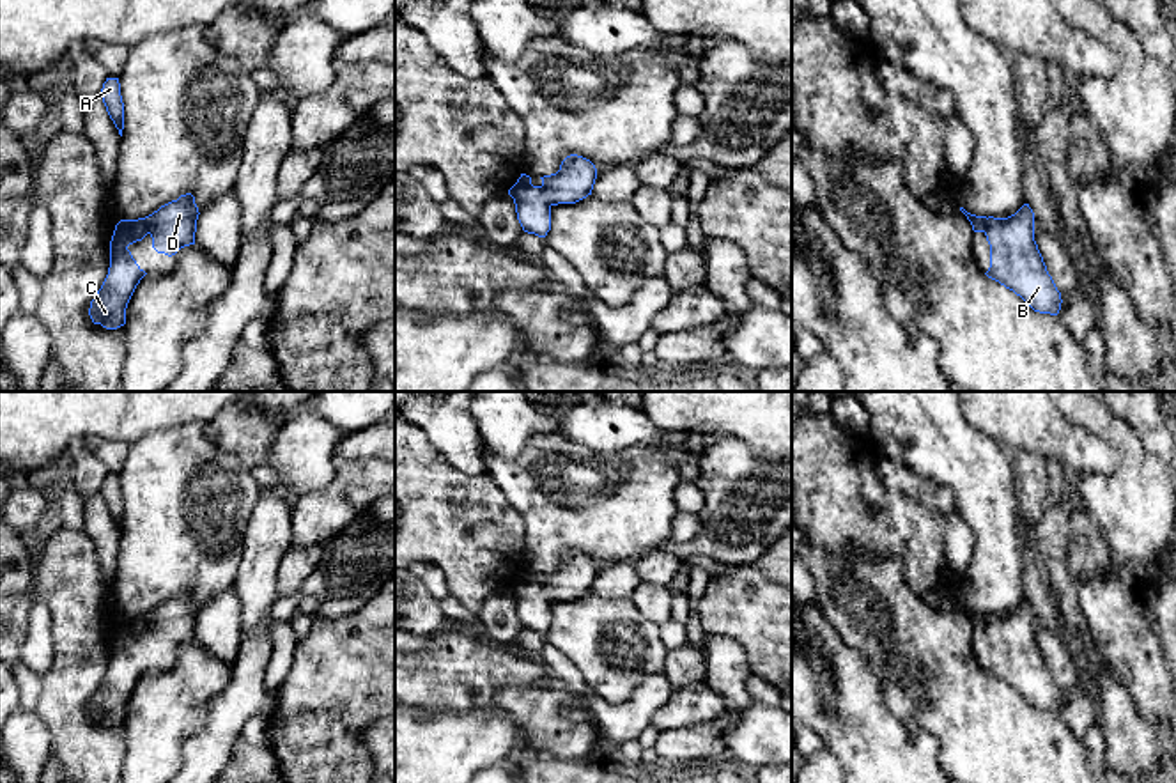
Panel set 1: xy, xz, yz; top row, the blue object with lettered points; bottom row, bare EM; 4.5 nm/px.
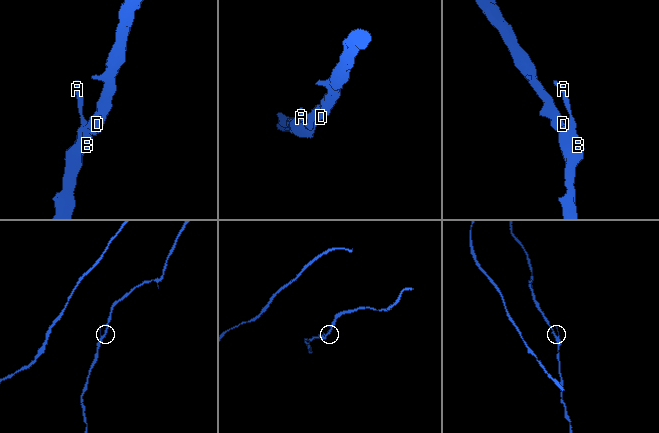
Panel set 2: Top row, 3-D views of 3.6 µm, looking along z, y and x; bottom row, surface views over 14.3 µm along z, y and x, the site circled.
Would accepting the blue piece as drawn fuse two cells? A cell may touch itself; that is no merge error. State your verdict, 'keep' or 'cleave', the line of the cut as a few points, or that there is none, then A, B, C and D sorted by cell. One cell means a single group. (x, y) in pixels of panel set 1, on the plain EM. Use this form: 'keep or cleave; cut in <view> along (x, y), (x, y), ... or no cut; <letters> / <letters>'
keep; no cut; A B C D

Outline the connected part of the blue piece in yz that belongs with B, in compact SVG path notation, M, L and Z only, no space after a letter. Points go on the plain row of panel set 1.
M1029 601L1008 615L976 613L963 604L960 608L990 641L990 664L985 671L1013 687L1034 709L1057 712L1061 689L1034 638L1034 609Z

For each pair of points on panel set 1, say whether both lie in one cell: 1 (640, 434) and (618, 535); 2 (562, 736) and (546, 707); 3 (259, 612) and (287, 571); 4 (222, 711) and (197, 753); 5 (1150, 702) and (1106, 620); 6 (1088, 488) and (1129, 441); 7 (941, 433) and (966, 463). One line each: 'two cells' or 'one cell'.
1: two cells
2: one cell
3: two cells
4: one cell
5: one cell
6: one cell
7: one cell

